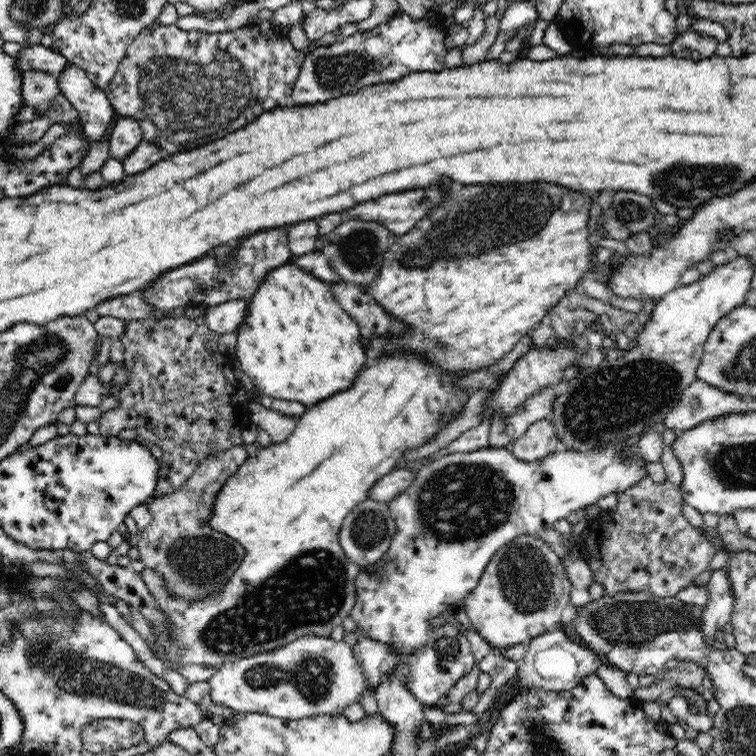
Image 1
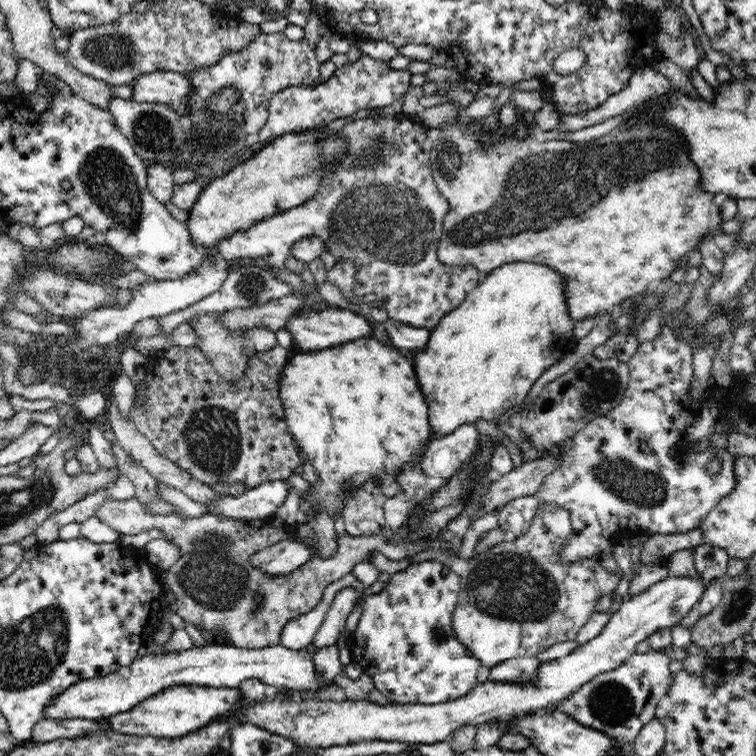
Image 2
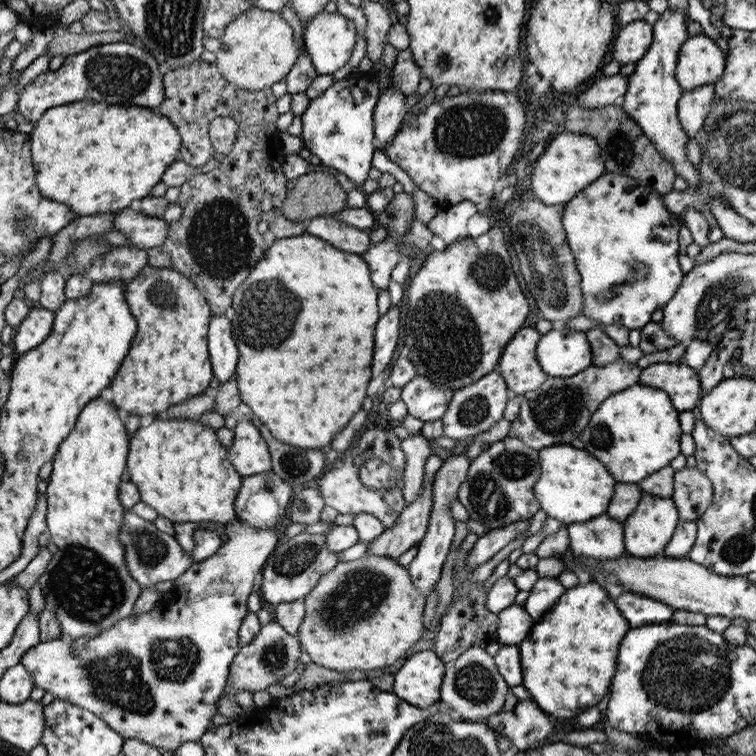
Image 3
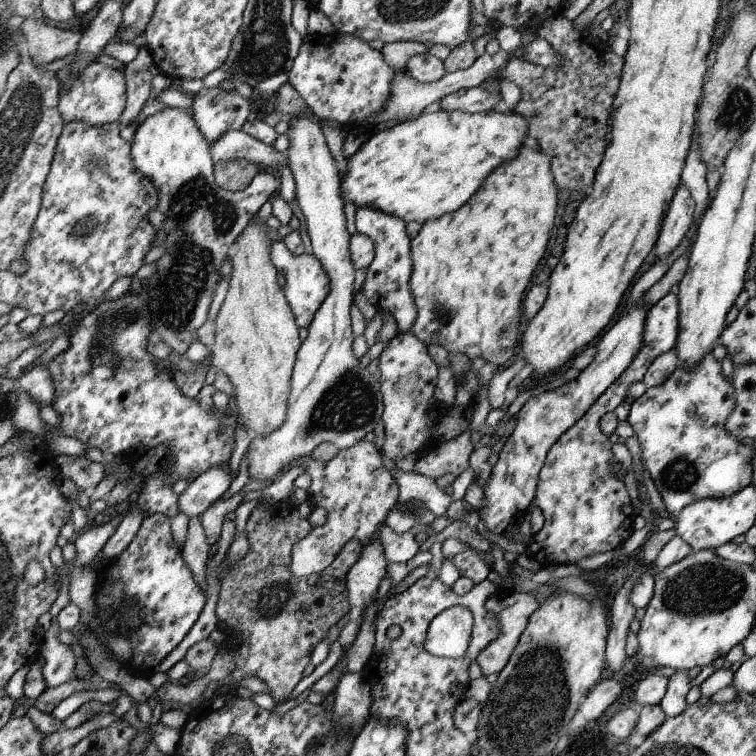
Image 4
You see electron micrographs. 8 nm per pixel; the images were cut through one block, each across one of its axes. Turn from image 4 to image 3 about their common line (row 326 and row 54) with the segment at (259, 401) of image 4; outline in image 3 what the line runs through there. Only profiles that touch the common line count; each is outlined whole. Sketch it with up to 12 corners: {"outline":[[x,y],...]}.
{"outline":[[256,6],[226,27],[217,67],[252,92],[299,57],[292,26]]}

